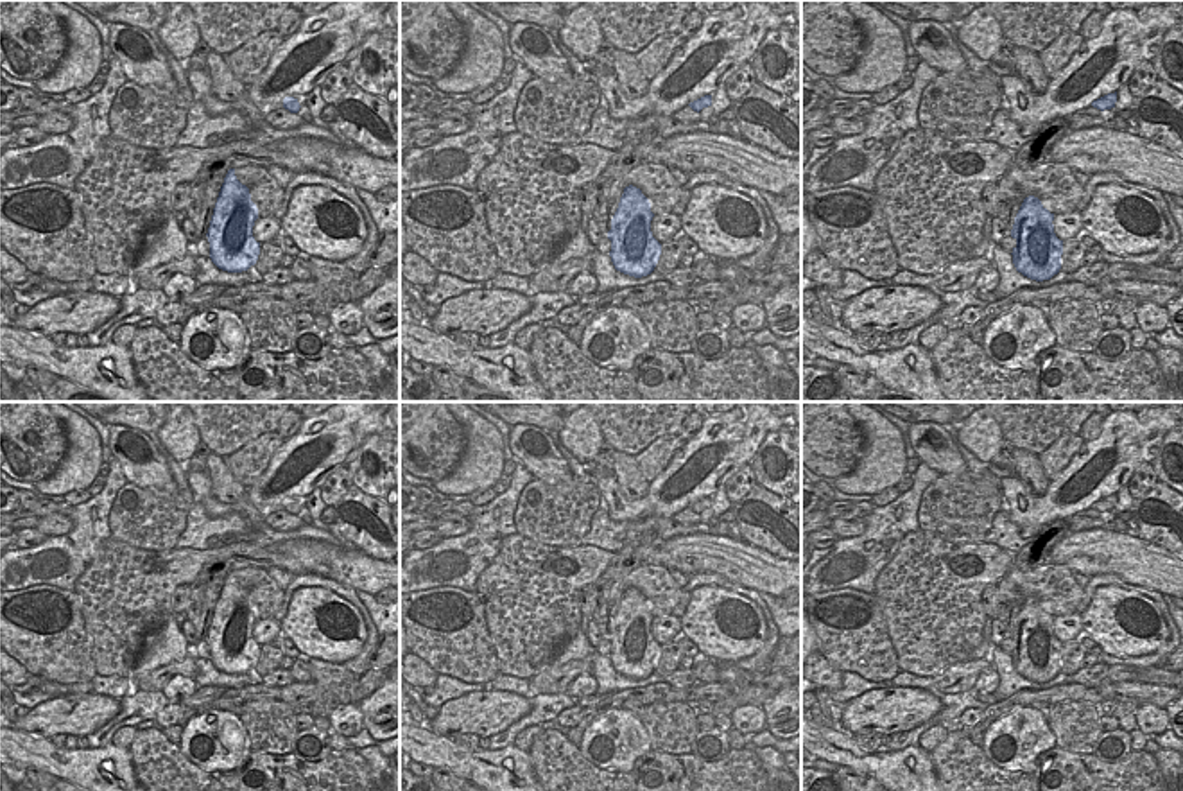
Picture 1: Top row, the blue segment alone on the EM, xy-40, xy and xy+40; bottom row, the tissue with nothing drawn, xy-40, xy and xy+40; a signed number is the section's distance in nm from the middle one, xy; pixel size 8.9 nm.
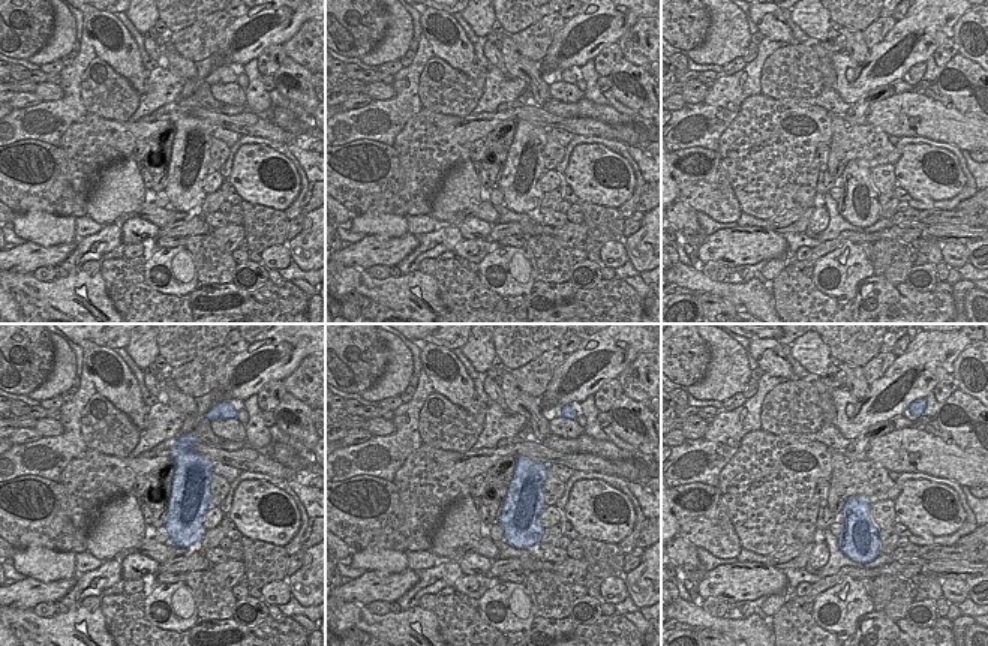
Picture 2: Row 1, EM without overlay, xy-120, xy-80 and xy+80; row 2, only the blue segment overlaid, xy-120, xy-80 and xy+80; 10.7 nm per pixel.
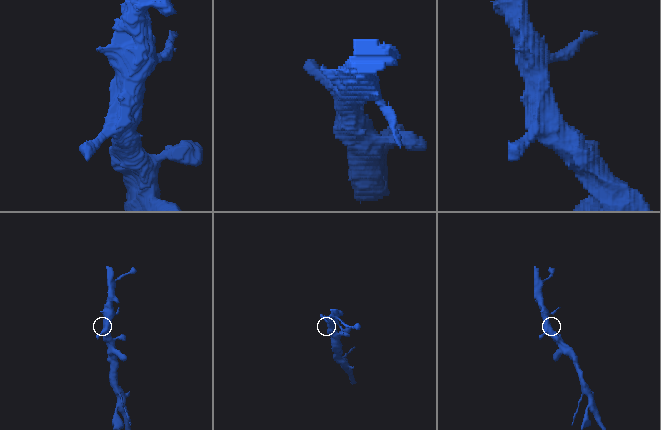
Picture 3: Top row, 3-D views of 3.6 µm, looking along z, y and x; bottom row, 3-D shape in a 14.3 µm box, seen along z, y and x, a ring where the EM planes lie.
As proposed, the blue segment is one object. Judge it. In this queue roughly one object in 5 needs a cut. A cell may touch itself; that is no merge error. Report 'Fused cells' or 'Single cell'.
Single cell

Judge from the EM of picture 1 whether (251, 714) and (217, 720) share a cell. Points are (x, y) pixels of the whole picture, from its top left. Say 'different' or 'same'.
different

